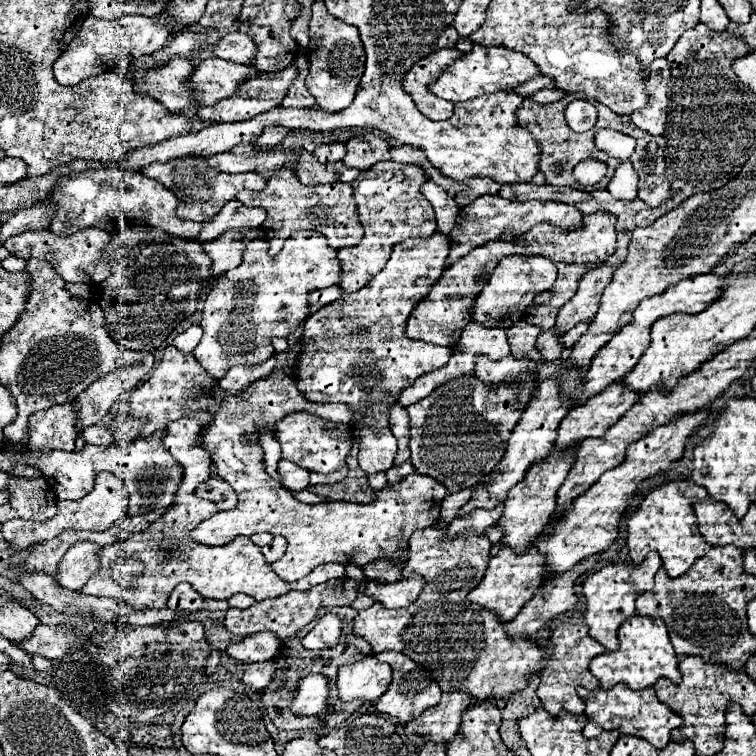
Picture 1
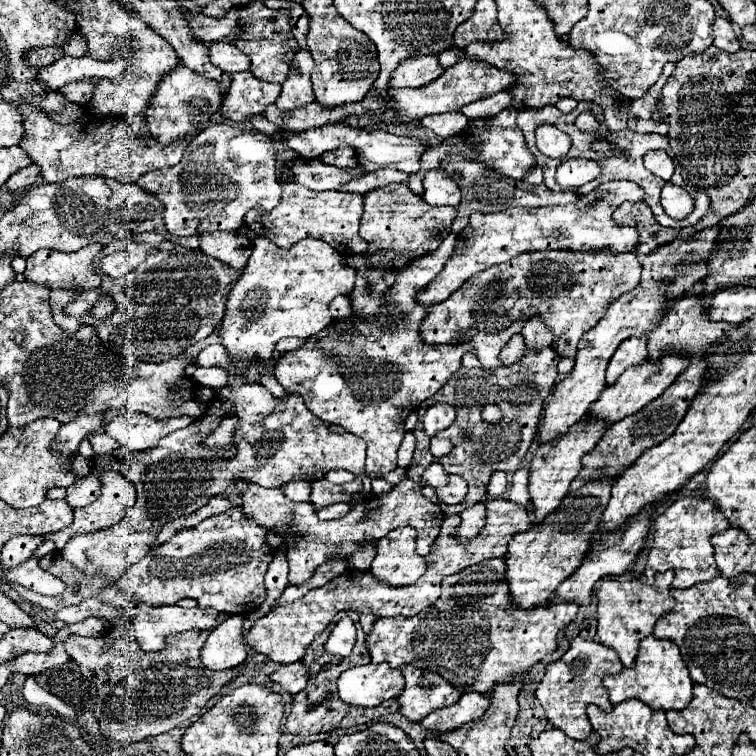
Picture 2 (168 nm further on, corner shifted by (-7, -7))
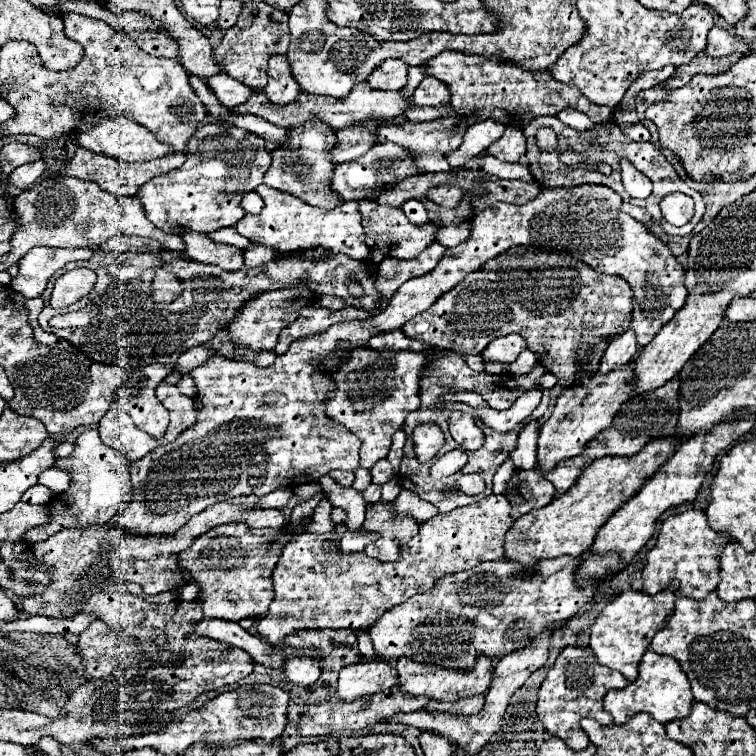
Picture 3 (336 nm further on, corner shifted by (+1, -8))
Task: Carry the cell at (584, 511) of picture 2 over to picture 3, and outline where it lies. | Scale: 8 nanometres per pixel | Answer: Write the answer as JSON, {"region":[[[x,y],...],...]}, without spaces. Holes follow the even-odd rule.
{"region":[[[676,436],[658,438],[648,442],[638,454],[626,458],[626,456],[606,456],[594,460],[576,484],[554,498],[552,504],[532,510],[526,516],[520,516],[512,528],[506,534],[506,558],[518,564],[534,566],[536,562],[544,558],[558,558],[562,554],[570,554],[574,558],[580,558],[584,550],[588,550],[600,530],[600,526],[606,524],[606,520],[636,494],[644,486],[644,482],[678,450],[680,444],[676,444]]]}

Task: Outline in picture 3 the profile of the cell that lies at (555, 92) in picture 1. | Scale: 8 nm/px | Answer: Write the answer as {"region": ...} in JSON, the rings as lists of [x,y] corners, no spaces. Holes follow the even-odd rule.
{"region":[[[568,108],[568,110],[562,110],[560,116],[558,116],[558,120],[562,120],[566,126],[570,126],[570,128],[574,128],[574,130],[580,130],[580,132],[584,132],[584,130],[594,130],[594,128],[596,128],[596,124],[594,124],[586,114],[582,114],[582,112],[572,112],[570,108]]]}

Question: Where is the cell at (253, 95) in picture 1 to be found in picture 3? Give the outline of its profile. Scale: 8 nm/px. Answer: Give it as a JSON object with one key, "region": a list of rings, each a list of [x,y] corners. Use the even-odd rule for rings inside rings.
{"region":[[[226,74],[210,76],[206,80],[206,84],[208,84],[208,88],[212,88],[212,92],[216,94],[216,98],[220,100],[220,104],[226,106],[226,108],[234,108],[234,106],[246,102],[248,96],[254,92],[246,84],[234,80],[232,76],[226,76]]]}

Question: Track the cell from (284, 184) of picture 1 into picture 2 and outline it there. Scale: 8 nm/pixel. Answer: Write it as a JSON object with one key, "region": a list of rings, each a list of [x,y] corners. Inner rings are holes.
{"region":[[[282,181],[282,199],[272,211],[252,209],[246,215],[246,225],[260,237],[270,239],[282,249],[290,249],[304,237],[314,237],[330,243],[340,255],[364,253],[368,243],[360,239],[358,225],[362,217],[362,195],[346,191],[310,191],[294,181]]]}

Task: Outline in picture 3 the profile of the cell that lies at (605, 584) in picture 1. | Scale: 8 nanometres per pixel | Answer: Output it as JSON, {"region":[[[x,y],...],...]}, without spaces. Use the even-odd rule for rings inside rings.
{"region":[[[672,586],[658,592],[656,596],[644,594],[644,592],[634,592],[634,590],[628,590],[620,596],[616,596],[610,604],[606,604],[602,614],[592,624],[590,648],[596,656],[596,660],[600,664],[606,664],[612,670],[622,672],[628,682],[636,680],[638,664],[640,664],[644,652],[650,648],[652,636],[660,628],[664,628],[664,624],[672,616],[674,600],[676,600],[676,594],[674,594]]]}

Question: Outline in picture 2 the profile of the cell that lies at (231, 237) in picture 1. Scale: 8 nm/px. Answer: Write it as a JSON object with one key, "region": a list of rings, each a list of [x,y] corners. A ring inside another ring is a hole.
{"region":[[[236,231],[206,233],[206,235],[200,235],[200,249],[210,257],[220,259],[228,267],[242,271],[252,255],[252,239]]]}

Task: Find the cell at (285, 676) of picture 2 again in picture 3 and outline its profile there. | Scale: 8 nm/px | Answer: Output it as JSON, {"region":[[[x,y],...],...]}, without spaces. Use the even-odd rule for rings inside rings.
{"region":[[[294,656],[294,658],[288,658],[284,672],[288,682],[292,684],[312,686],[320,676],[320,666],[318,666],[318,660],[312,656]]]}

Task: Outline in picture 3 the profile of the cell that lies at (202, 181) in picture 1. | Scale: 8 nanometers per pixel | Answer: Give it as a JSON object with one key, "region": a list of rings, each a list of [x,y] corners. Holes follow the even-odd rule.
{"region":[[[204,124],[188,142],[186,162],[162,176],[146,182],[138,200],[144,206],[146,218],[160,230],[172,234],[184,234],[190,230],[210,234],[220,228],[236,226],[246,214],[240,200],[246,192],[254,192],[266,170],[270,168],[270,152],[264,138],[236,128],[232,124]]]}

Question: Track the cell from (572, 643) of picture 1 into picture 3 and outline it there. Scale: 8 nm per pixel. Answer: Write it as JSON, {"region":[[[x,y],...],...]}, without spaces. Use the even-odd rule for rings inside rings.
{"region":[[[568,646],[560,652],[560,656],[556,658],[556,664],[548,670],[546,680],[540,686],[538,702],[536,702],[538,720],[552,736],[564,740],[568,748],[584,750],[590,744],[590,740],[586,732],[580,728],[580,720],[594,718],[602,726],[612,726],[614,720],[608,712],[604,712],[602,700],[610,690],[622,690],[626,686],[628,686],[628,680],[620,672],[598,664],[590,648]]]}

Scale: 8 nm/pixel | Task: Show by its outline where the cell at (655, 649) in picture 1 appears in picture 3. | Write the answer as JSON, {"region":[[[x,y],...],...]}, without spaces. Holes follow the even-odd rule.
{"region":[[[648,650],[640,662],[638,680],[628,684],[624,690],[612,690],[604,696],[604,710],[612,714],[614,724],[626,724],[634,714],[648,712],[656,722],[668,724],[672,720],[682,720],[690,716],[694,696],[690,692],[690,682],[684,676],[682,668],[672,660],[672,656],[660,656]]]}

